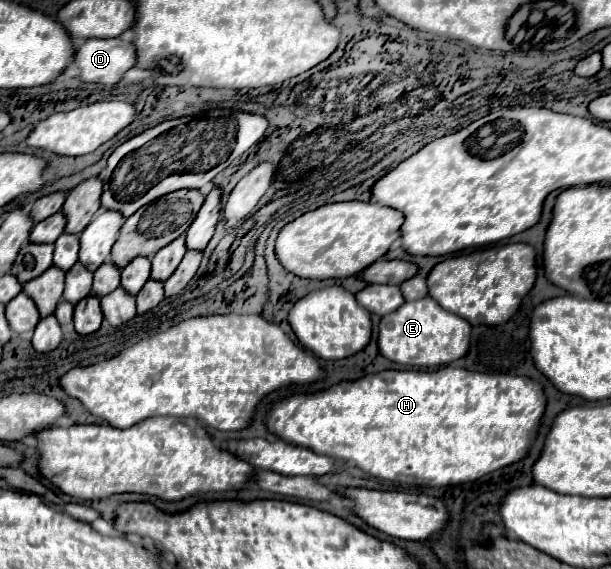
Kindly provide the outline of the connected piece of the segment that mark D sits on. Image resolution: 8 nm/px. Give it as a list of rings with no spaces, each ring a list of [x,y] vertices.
[[[122,37],[88,39],[74,51],[74,65],[80,69],[78,79],[104,85],[118,83],[134,59],[134,45]]]

